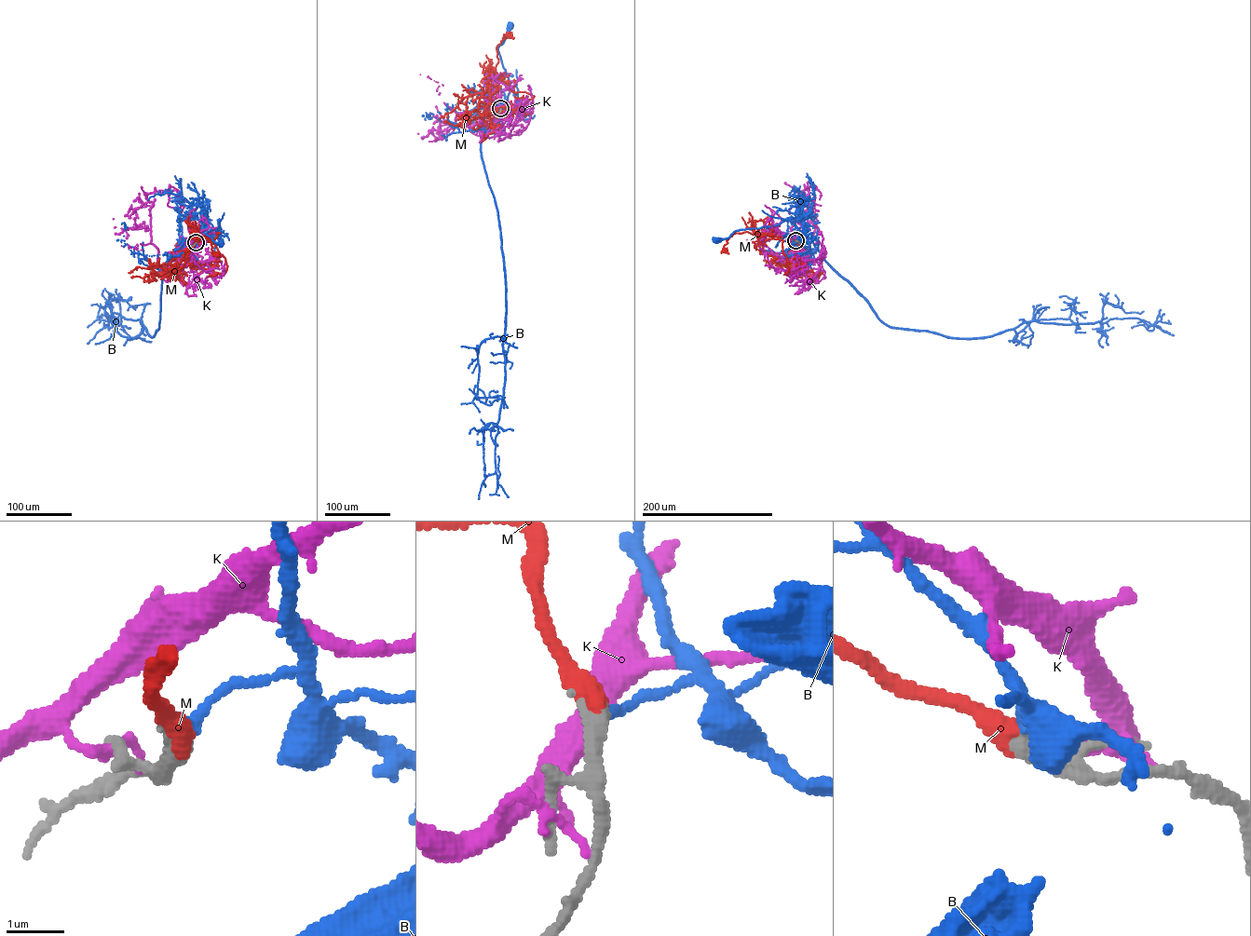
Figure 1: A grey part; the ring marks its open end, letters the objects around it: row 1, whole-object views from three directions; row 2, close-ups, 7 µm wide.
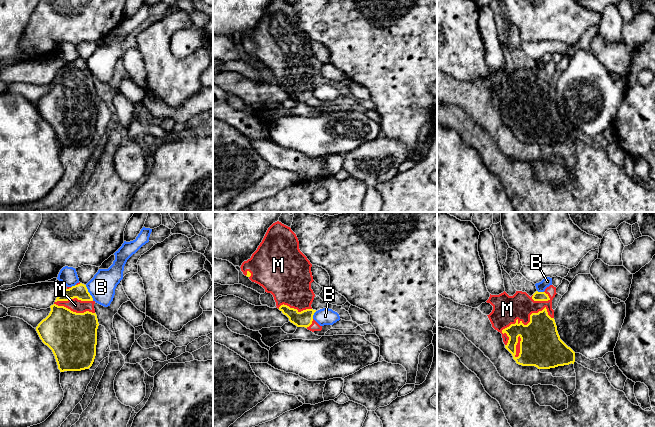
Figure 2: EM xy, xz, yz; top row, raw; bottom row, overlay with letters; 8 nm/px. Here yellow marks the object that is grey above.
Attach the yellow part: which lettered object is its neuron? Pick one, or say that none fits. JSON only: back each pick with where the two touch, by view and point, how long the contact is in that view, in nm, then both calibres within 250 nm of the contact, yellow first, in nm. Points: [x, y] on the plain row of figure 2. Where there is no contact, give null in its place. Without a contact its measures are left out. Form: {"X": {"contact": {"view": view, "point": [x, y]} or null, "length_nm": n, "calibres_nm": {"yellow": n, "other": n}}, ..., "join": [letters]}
{"M": {"contact": {"view": "yz", "point": [523, 100]}, "length_nm": 460, "calibres_nm": {"yellow": 340, "other": 220}}, "join": ["M"]}

